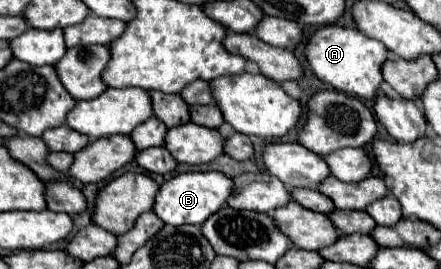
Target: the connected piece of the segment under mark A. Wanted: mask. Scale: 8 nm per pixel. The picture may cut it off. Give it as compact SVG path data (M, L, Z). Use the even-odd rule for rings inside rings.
M327 25L311 37L305 53L313 73L337 91L345 91L361 99L375 99L379 95L379 85L383 83L381 69L387 61L387 47L381 41L367 37L357 29Z

